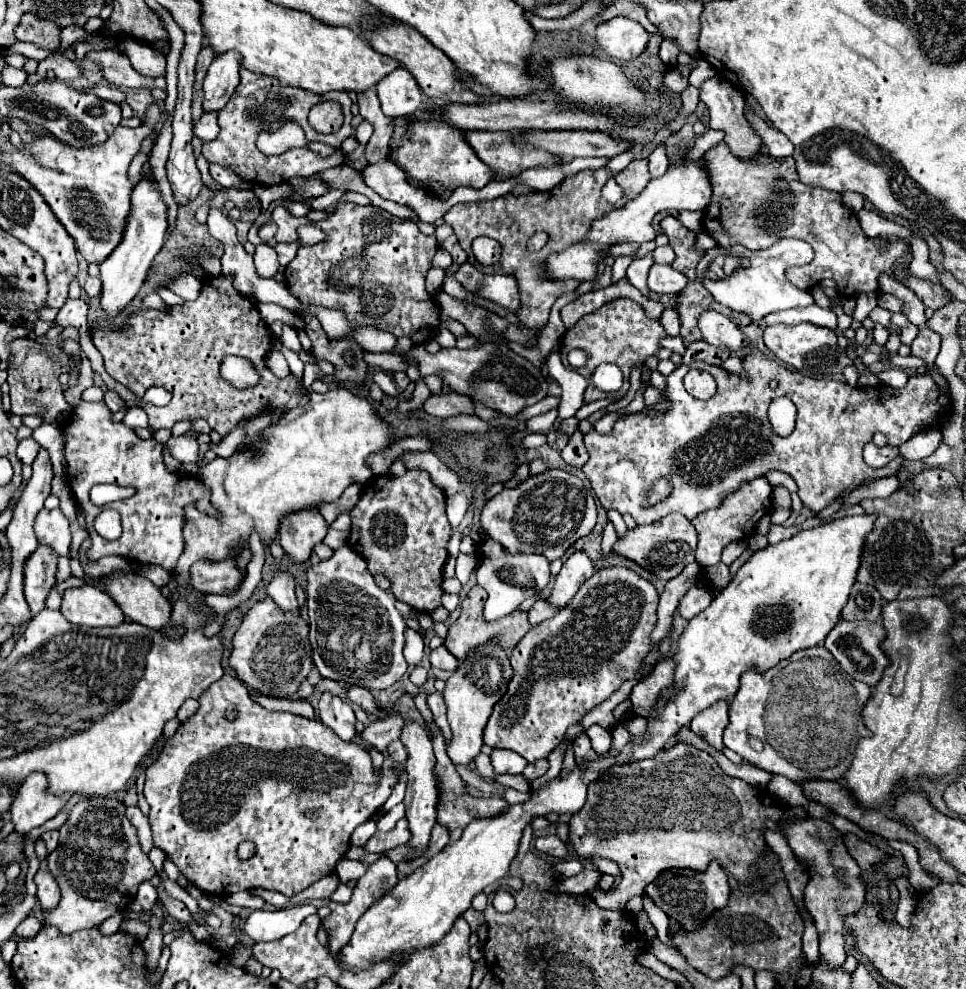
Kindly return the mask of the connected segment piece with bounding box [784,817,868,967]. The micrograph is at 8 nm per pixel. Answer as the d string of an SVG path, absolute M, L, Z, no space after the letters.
M804 819L804 821L790 821L784 823L784 833L788 837L788 845L792 847L794 855L804 859L808 865L812 865L812 881L806 887L804 893L804 905L810 911L816 931L818 931L818 941L820 941L820 957L828 963L828 967L840 967L846 959L844 951L844 917L848 913L854 913L860 909L864 903L864 895L868 889L868 883L862 877L860 867L856 861L850 857L842 843L842 833L836 831L832 825L820 819Z

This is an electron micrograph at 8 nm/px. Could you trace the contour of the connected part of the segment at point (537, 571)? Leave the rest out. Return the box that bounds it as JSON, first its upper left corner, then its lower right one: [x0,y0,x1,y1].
[476,539,550,621]

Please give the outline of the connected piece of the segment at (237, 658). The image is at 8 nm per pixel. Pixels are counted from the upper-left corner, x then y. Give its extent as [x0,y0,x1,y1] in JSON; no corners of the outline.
[230,597,312,699]

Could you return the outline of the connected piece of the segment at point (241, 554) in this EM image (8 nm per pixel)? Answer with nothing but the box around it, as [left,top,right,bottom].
[174,387,392,597]

